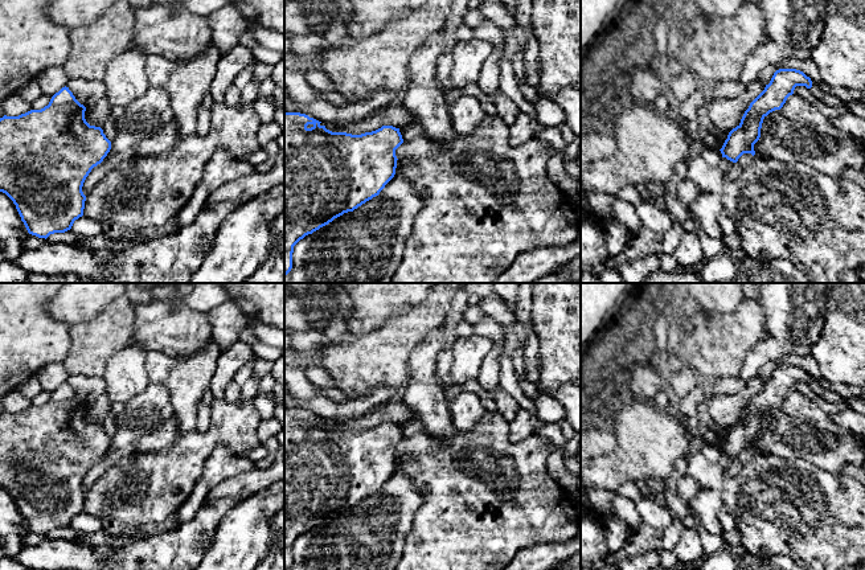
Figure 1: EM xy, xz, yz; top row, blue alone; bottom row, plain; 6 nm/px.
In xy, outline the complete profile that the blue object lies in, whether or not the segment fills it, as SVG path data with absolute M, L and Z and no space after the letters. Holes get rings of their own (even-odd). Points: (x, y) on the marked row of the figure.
M65 86L41 110L0 118L0 192L13 201L28 233L38 238L67 231L83 216L83 183L111 149L103 130L86 122L85 111Z

